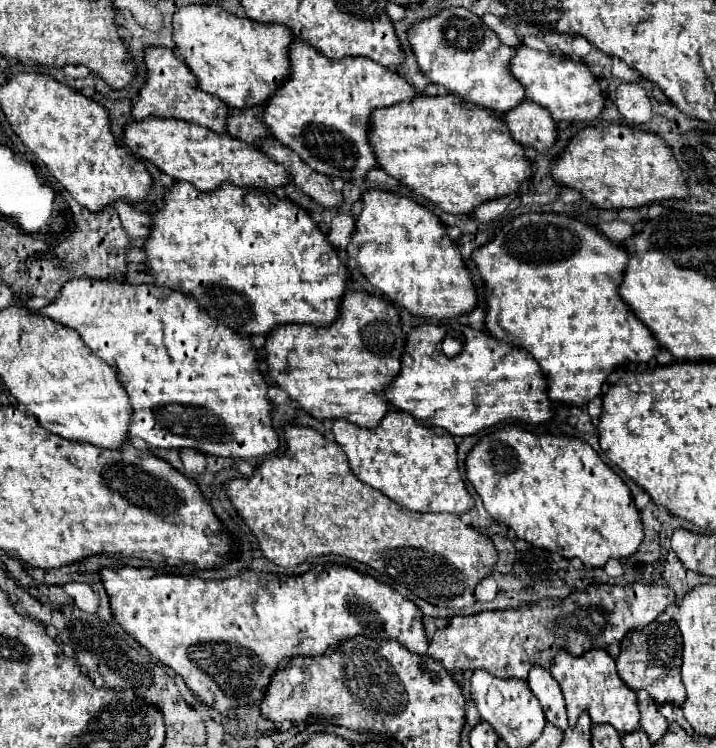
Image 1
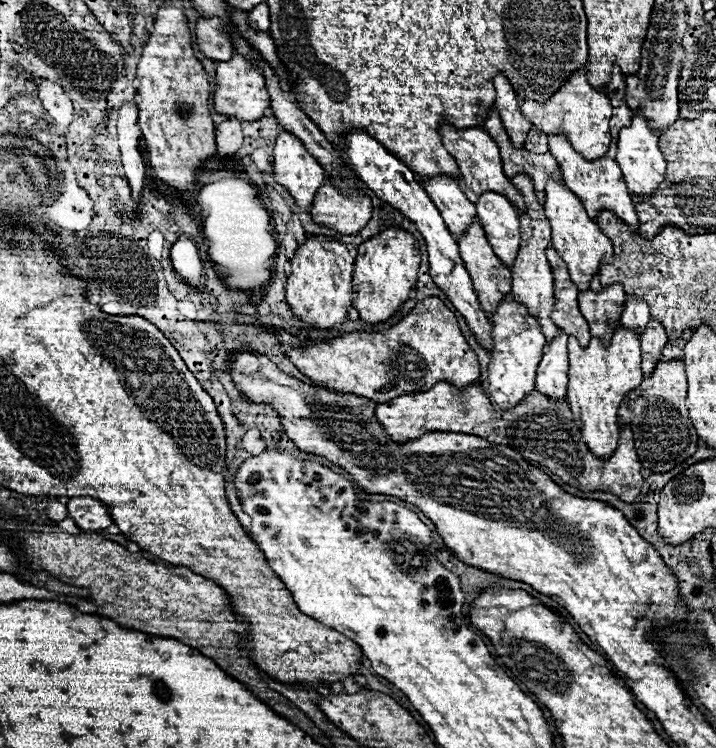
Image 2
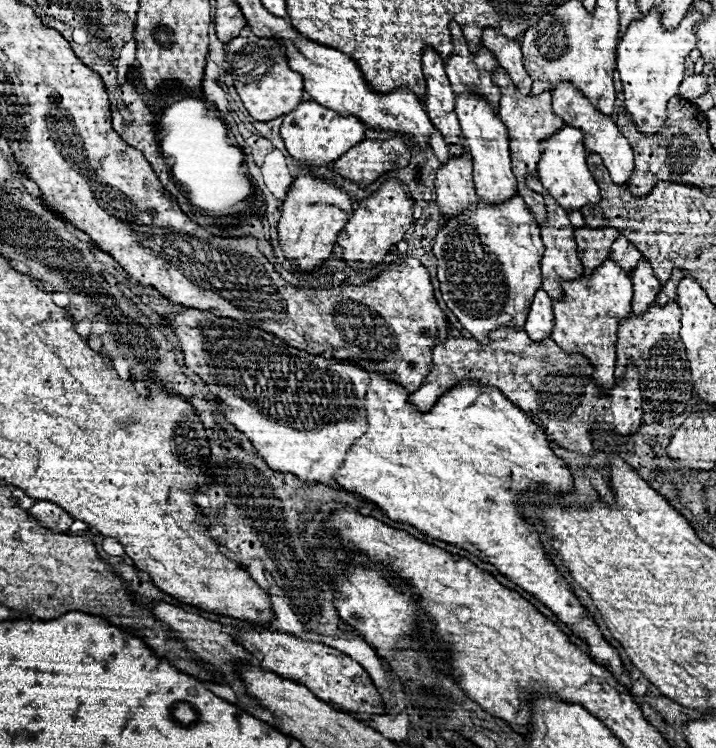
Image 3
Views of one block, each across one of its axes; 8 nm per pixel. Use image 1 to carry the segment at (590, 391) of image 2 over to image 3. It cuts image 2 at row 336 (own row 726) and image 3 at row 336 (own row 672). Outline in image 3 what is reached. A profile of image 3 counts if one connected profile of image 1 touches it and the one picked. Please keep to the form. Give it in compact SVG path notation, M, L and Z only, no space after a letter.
M606 260L590 278L562 282L564 298L554 300L554 332L550 338L566 350L566 354L582 354L594 366L594 380L602 390L614 386L614 362L616 362L616 340L618 326L626 314L632 312L632 282L622 268Z

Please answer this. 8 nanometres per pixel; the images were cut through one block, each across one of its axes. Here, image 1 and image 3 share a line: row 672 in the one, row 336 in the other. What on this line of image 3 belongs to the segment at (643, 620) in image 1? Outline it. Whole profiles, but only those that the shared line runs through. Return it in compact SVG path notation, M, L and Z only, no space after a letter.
M498 328L494 332L490 332L490 344L482 346L478 344L474 338L448 338L444 344L436 346L432 350L432 370L426 376L424 384L410 394L410 404L414 404L418 408L418 412L428 412L432 408L432 404L446 394L450 388L458 386L464 380L476 380L480 386L488 386L488 388L498 388L514 406L518 406L520 410L524 410L546 434L548 440L556 442L560 448L566 448L570 452L578 452L582 456L592 456L592 438L590 434L594 430L608 430L620 436L632 436L638 432L640 424L642 424L642 396L640 396L640 388L638 388L638 368L636 366L628 366L626 368L626 378L616 384L608 396L600 396L600 388L594 384L592 380L592 366L588 362L588 358L580 356L580 354L566 354L554 340L542 340L542 342L532 342L528 338L528 334L524 330L514 330L514 328Z

